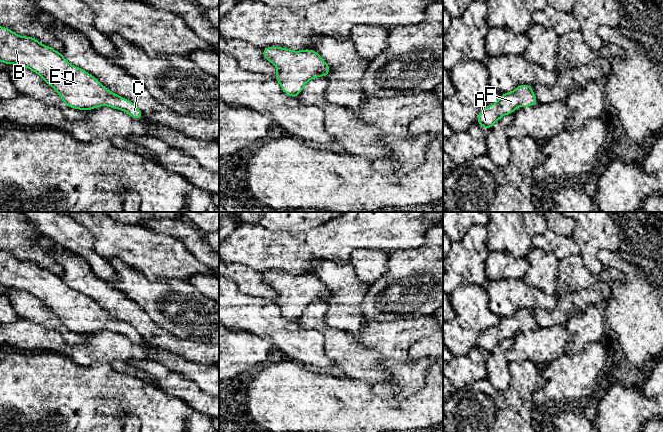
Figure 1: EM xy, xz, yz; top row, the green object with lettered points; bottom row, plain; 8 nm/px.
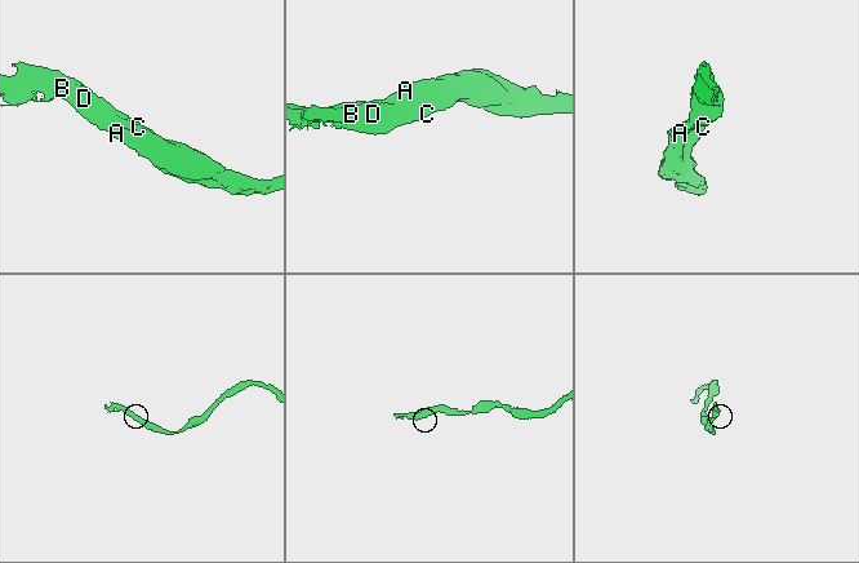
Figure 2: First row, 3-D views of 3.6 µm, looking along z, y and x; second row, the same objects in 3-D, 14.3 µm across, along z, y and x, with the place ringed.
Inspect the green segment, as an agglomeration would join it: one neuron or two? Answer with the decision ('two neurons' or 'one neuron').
one neuron

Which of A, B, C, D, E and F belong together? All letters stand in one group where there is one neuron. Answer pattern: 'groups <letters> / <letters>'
groups A B C D E F

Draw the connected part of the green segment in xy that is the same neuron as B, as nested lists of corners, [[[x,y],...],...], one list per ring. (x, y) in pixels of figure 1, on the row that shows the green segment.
[[[0,26],[0,61],[4,64],[20,65],[37,73],[60,95],[65,106],[70,108],[87,111],[99,106],[108,106],[125,111],[134,119],[142,119],[144,117],[140,109],[133,102],[112,93],[93,75],[70,64],[61,52],[41,44],[34,37],[20,36],[2,26]]]

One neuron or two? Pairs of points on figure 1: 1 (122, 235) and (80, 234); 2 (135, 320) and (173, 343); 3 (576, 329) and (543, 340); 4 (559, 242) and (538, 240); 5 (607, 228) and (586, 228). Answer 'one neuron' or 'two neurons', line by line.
1: two neurons
2: one neuron
3: two neurons
4: one neuron
5: one neuron

